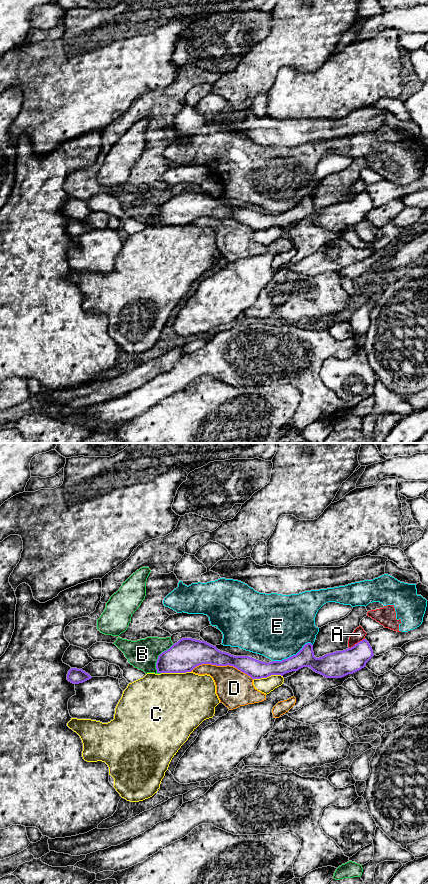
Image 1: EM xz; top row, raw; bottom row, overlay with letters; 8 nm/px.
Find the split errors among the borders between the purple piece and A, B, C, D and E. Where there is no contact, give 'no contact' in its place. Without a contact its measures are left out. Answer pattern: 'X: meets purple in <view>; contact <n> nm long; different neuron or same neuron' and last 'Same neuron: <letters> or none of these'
A: meets purple in xz; contact 150 nm long; different neuron
B: meets purple in xz; contact 280 nm long; different neuron
C: meets purple in xz; contact 240 nm long; different neuron
D: meets purple in xz; contact 500 nm long; different neuron
E: meets purple in xz; contact 360 nm long; different neuron
Same neuron: none of these

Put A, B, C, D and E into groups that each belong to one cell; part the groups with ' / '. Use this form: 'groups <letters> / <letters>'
groups A E / B / C / D

